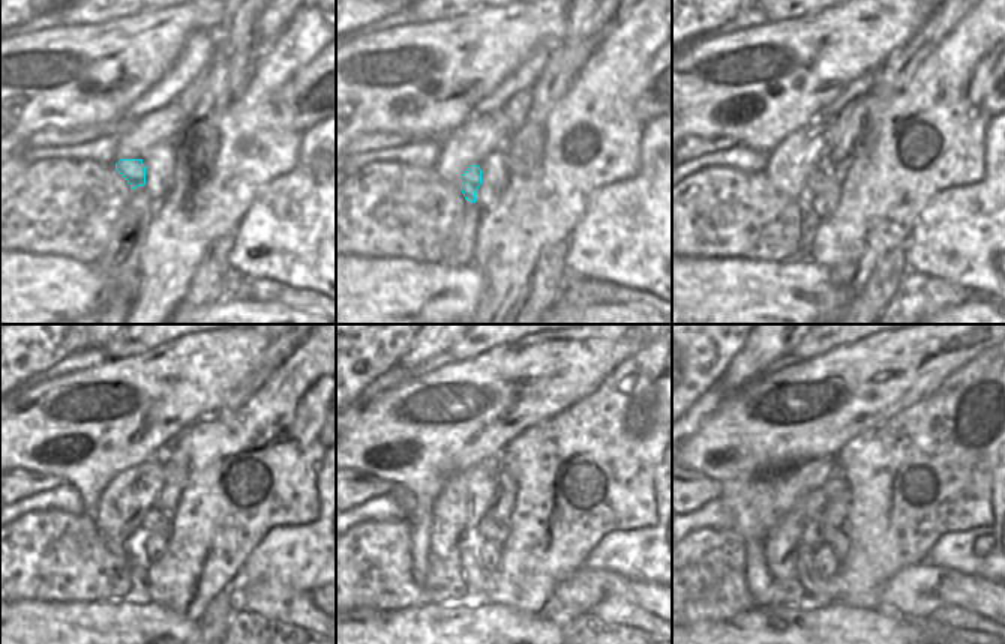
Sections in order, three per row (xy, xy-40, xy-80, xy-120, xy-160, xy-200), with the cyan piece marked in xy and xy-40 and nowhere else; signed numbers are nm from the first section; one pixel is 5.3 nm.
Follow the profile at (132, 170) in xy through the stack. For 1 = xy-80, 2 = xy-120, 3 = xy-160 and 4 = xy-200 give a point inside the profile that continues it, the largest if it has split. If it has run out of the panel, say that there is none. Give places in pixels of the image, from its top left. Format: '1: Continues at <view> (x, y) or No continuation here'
1: Continues at xy-80 (819, 182)
2: Continues at xy-120 (155, 523)
3: Continues at xy-160 (489, 529)
4: Continues at xy-200 (837, 536)

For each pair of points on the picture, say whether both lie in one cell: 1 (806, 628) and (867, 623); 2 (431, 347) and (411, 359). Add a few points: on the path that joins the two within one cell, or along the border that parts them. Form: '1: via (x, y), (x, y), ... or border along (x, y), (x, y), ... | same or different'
1: via (821, 628), (852, 628) | same
2: via (426, 347), (416, 355) | same

